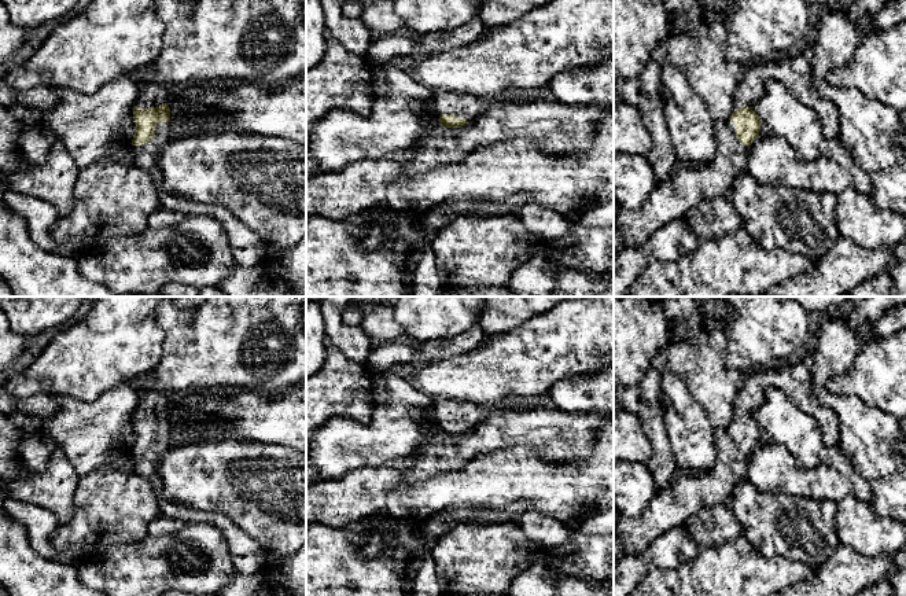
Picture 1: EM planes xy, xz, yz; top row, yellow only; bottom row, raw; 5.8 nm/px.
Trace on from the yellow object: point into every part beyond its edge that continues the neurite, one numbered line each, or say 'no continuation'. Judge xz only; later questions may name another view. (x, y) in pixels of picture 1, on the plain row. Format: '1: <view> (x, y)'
1: xz (461, 412)

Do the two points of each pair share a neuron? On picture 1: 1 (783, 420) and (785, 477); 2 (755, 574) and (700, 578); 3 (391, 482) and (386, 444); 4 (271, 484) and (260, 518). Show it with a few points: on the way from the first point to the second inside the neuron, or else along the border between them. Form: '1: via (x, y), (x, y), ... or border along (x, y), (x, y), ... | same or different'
1: border along (772, 440), (779, 442), (803, 467), (809, 467) | different
2: via (741, 574), (722, 574), (714, 578) | same
3: border along (382, 464), (369, 464), (350, 471) | different
4: via (271, 492), (271, 507), (268, 510) | same

